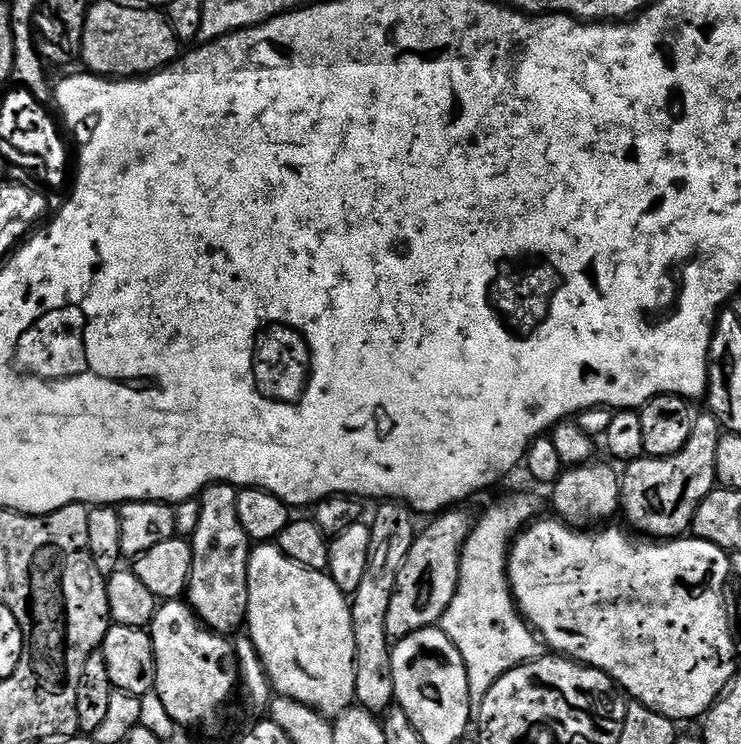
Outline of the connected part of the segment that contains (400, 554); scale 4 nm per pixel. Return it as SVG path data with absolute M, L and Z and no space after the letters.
M384 502L370 519L370 558L366 562L366 574L358 585L358 590L351 593L352 625L354 626L354 650L356 651L356 669L354 670L355 703L367 712L373 714L387 713L393 707L396 695L394 694L394 678L392 677L392 650L393 641L388 639L386 630L386 614L390 611L390 598L394 598L394 590L398 582L398 574L406 562L406 554L410 554L410 546L414 546L418 535L416 528L417 517L411 508L399 502Z

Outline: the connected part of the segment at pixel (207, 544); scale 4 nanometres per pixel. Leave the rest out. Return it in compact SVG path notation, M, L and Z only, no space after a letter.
M208 485L202 493L202 518L198 518L198 530L190 538L192 573L186 600L192 605L192 611L200 617L201 625L217 634L235 633L235 628L245 623L248 614L250 541L238 518L237 495L233 485Z

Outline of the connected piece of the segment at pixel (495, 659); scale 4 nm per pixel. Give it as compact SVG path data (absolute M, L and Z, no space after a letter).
M508 496L500 500L484 517L477 519L472 525L472 533L466 538L464 549L460 555L460 577L458 590L454 594L454 602L441 618L439 627L454 642L458 654L462 654L462 662L466 662L466 678L470 686L470 702L478 706L486 698L490 686L518 665L528 660L535 660L541 655L542 644L537 633L533 631L527 620L520 615L516 599L512 596L512 587L508 581L508 554L512 541L537 519L536 500L532 496Z

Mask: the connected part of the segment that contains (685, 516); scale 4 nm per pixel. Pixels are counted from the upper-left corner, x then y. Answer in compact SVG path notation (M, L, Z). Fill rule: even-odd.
M711 414L697 415L692 422L690 438L686 442L686 446L682 446L682 450L678 450L678 454L673 456L644 456L641 459L631 461L625 467L628 469L623 469L620 477L620 507L622 516L625 516L633 524L631 527L637 533L639 533L638 531L645 532L648 535L645 537L666 541L683 537L691 529L692 519L698 506L702 506L702 502L718 484L716 463L718 462L718 442L721 435L720 422L715 416Z

